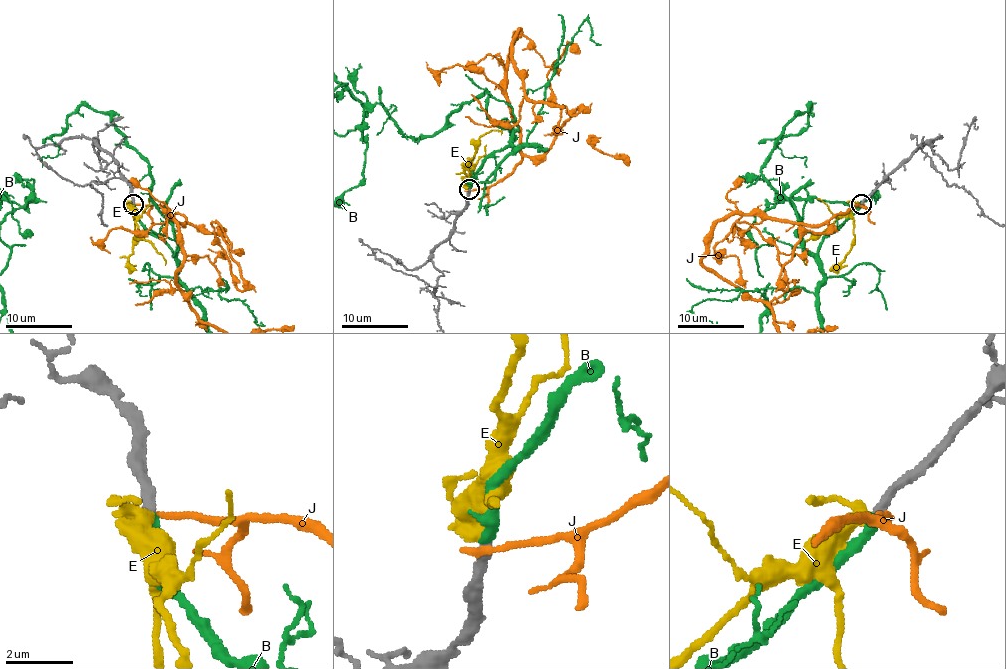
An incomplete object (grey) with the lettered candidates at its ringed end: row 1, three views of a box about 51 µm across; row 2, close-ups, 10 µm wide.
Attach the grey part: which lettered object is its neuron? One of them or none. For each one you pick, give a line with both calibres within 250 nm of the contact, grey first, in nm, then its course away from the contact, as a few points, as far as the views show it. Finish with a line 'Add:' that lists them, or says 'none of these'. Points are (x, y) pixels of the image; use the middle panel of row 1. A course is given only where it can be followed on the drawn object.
B: 320 nm thick on the grey side, 320 nm on the other
Add: B

